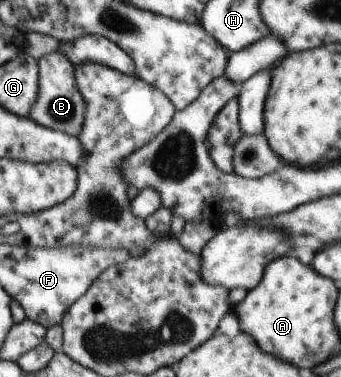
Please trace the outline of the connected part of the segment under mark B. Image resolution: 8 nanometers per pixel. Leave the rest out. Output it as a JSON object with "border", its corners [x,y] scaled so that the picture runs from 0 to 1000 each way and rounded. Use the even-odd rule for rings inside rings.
{"border":[[[170,133],[123,156],[109,156],[114,207],[111,252],[94,279],[85,313],[129,337],[226,363],[240,347],[249,313],[249,268],[217,210],[217,172]]]}

